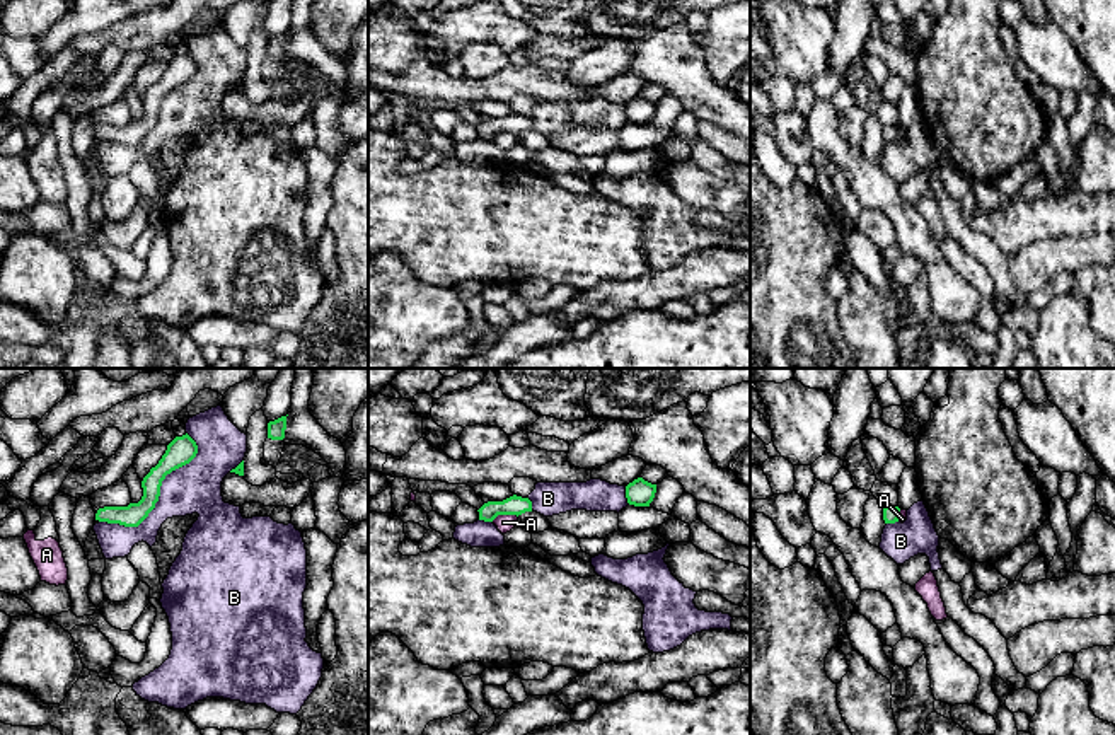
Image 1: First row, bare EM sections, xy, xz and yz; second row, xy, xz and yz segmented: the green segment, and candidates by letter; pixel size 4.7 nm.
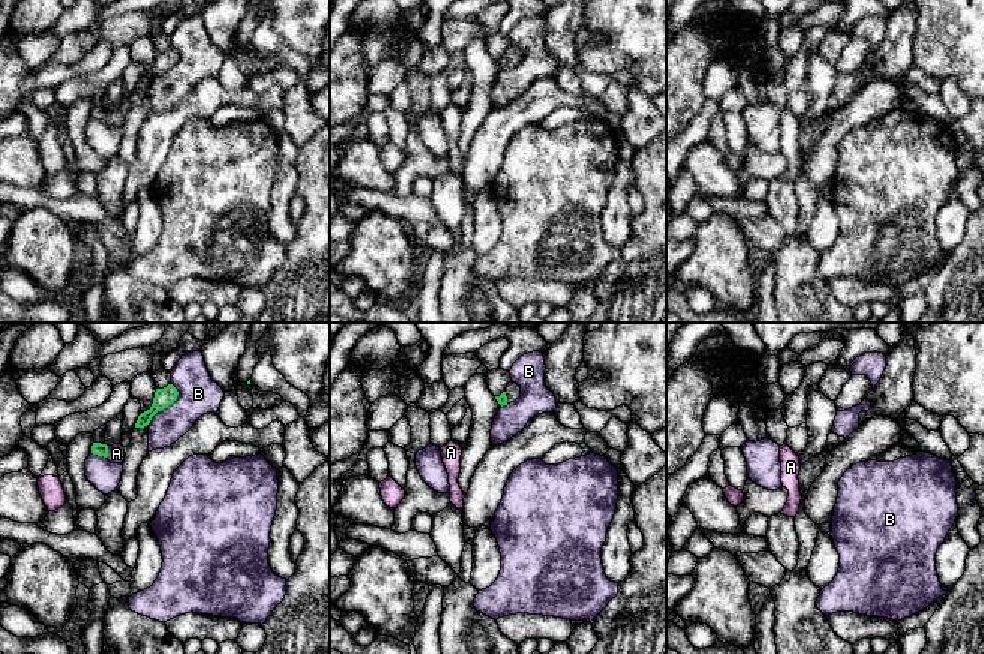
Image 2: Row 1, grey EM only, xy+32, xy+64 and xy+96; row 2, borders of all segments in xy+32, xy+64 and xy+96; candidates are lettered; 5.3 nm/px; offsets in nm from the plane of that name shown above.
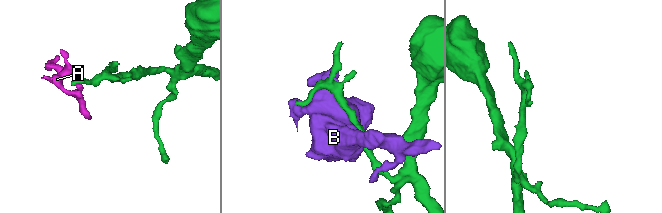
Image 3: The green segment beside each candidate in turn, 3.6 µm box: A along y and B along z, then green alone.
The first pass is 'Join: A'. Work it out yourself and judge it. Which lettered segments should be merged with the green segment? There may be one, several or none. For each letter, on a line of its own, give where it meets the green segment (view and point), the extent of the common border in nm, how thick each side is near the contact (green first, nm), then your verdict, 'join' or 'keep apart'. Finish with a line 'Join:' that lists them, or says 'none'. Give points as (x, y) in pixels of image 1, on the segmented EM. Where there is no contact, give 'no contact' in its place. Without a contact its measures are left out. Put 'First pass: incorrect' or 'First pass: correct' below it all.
A: xz (503, 514) | 130 nm | 100/80 nm | keep apart
B: xy (157, 498) | 600 nm | 130/240 nm | keep apart
Join: none
First pass: incorrect

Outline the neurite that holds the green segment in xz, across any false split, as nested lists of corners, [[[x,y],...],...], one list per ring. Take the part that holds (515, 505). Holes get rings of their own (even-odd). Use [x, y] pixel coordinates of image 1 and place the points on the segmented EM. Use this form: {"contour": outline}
{"contour": [[[510,496],[503,501],[488,501],[479,510],[479,520],[493,522],[498,515],[522,515],[532,512],[532,501],[522,496]]]}

